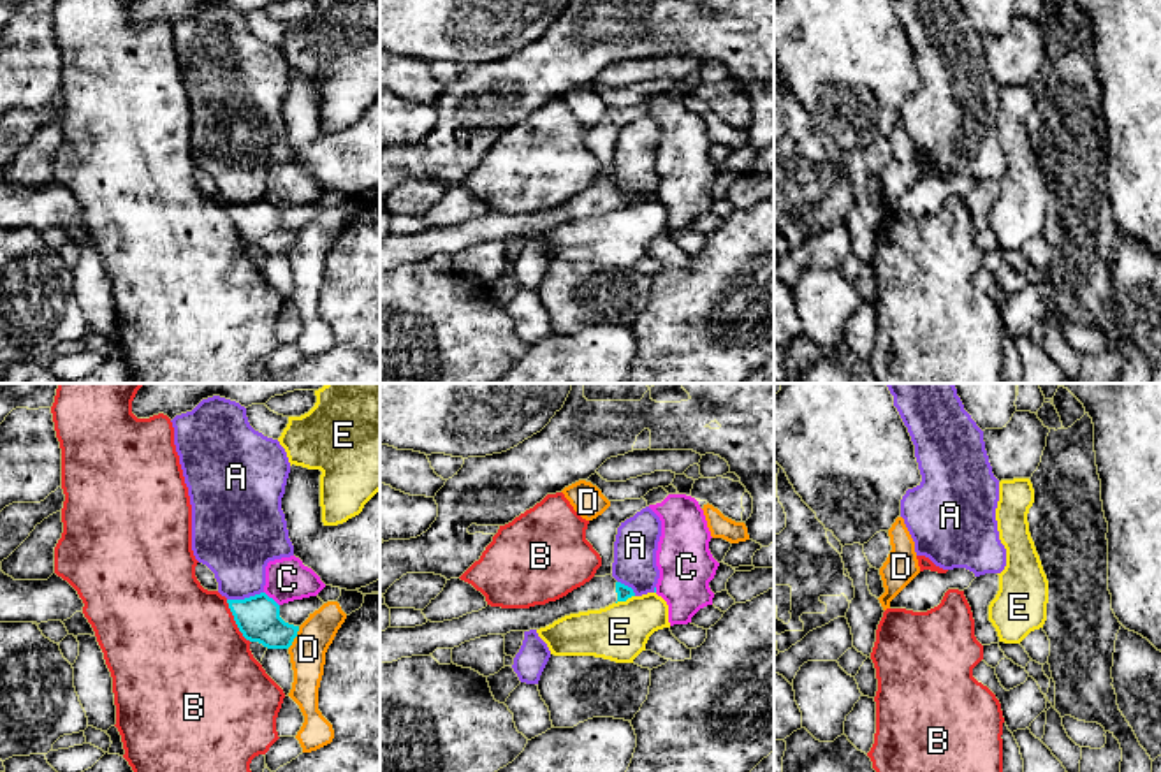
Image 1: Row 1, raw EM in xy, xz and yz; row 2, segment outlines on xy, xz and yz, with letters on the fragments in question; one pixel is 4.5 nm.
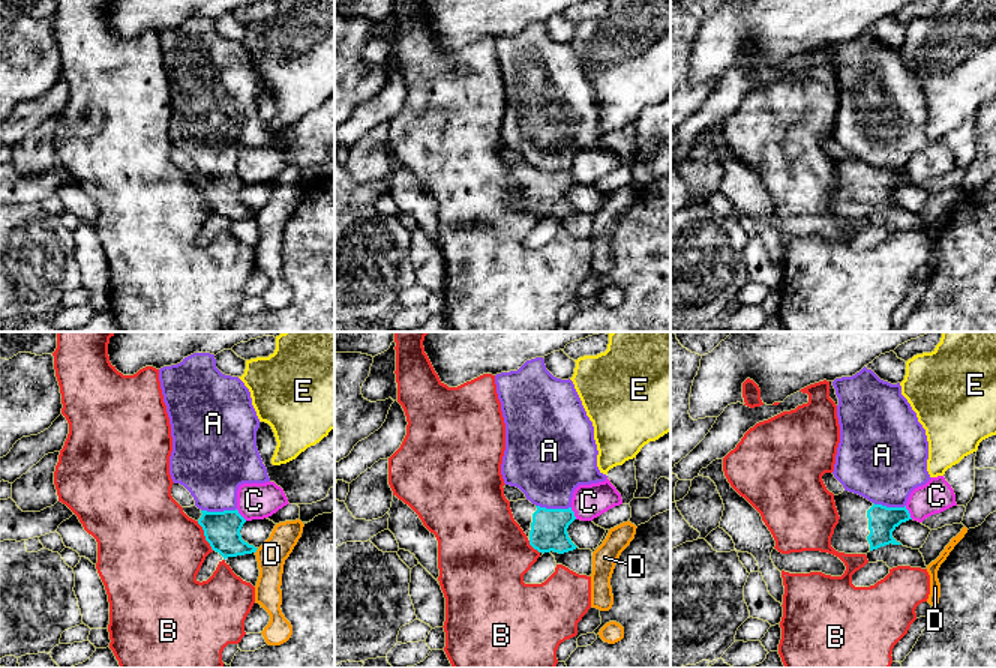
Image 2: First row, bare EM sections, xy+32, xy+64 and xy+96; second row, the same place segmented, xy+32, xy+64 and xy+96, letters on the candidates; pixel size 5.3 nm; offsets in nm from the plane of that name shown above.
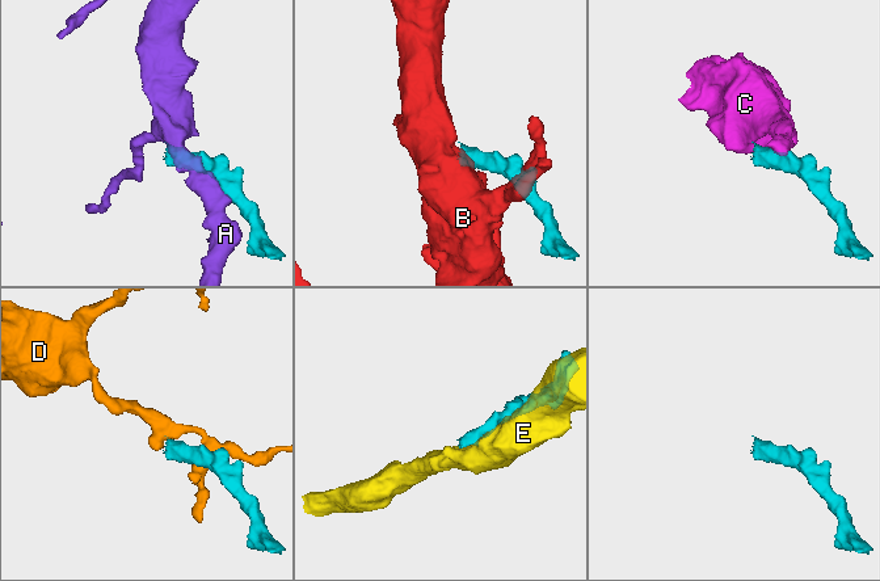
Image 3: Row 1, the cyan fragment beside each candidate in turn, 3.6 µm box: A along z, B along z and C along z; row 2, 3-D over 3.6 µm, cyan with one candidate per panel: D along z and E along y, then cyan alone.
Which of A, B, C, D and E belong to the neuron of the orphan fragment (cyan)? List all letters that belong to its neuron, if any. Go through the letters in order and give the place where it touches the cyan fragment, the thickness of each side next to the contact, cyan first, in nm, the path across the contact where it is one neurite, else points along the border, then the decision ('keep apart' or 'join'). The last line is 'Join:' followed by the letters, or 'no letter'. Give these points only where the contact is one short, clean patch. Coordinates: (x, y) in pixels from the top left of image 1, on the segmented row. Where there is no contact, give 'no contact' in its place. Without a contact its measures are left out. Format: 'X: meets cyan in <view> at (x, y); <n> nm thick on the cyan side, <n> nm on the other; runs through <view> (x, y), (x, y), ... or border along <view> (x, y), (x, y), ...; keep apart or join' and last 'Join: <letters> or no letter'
A: meets cyan in xy at (245, 598); 200 nm thick on the cyan side, 320 nm on the other; keep apart
B: meets cyan in xy at (234, 619); 200 nm thick on the cyan side, 500 nm on the other; border along xy (226, 600), (238, 630), (250, 642); keep apart
C: meets cyan in xy at (271, 598); 200 nm thick on the cyan side, 200 nm on the other; border along xy (264, 591), (278, 605); keep apart
D: meets cyan in xy at (294, 637); 200 nm thick on the cyan side, 160 nm on the other; border along xy (299, 626), (287, 648); keep apart
E: meets cyan in xz at (625, 600); 70 nm thick on the cyan side, 260 nm on the other; border along xz (634, 595), (616, 604); keep apart
Join: no letter

